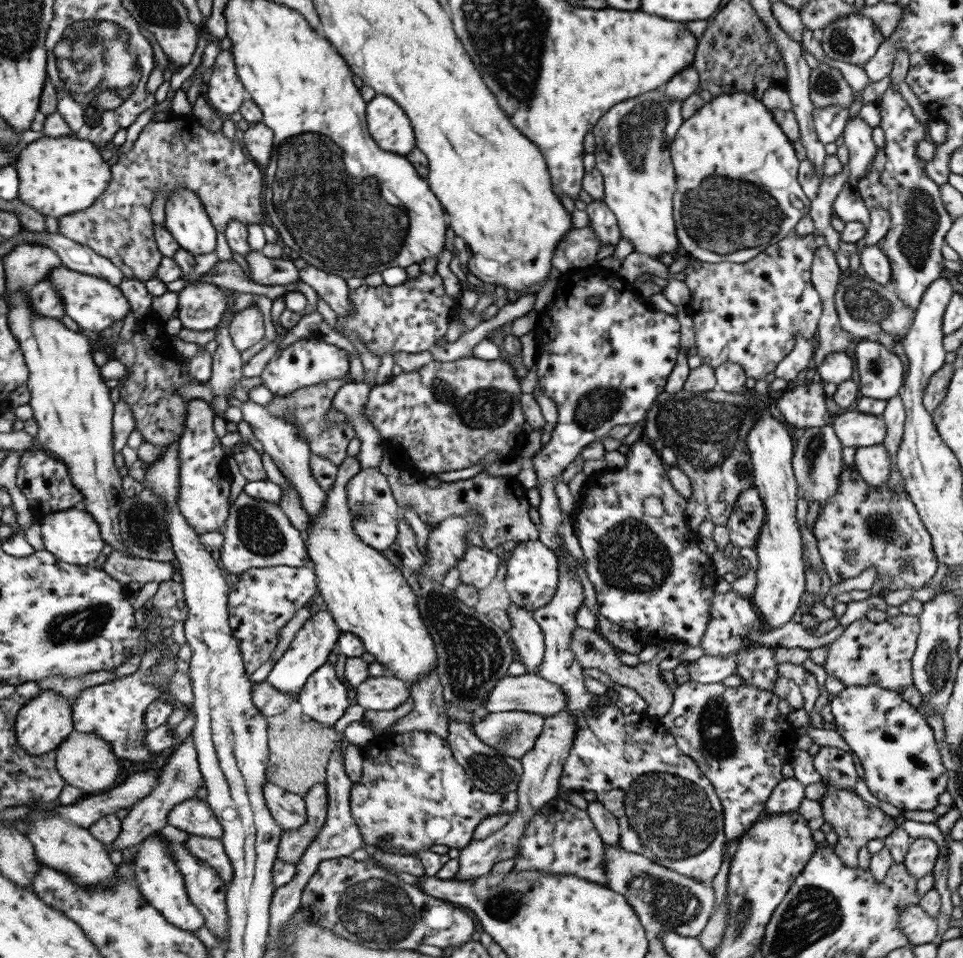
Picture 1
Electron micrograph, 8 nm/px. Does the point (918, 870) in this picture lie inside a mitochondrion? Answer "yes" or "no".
no

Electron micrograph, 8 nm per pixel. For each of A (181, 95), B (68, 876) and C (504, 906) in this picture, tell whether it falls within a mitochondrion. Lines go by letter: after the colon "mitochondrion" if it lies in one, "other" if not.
A: other
B: other
C: mitochondrion

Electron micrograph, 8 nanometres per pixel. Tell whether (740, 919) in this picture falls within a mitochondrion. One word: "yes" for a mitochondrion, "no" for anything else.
yes

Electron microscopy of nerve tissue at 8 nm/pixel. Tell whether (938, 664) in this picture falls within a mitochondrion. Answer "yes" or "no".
yes

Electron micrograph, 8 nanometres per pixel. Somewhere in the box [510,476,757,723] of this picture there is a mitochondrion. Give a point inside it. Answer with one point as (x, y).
(630, 555)

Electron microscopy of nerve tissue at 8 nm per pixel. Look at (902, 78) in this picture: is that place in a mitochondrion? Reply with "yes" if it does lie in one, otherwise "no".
no

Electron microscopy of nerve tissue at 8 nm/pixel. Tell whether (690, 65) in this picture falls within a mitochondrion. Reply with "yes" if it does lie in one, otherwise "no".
no

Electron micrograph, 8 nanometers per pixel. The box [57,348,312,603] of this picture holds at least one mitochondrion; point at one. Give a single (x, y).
(259, 532)

